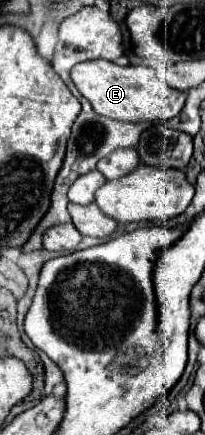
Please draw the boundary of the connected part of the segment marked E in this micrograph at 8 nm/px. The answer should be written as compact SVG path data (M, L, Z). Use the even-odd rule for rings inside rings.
M103 59L85 61L73 67L71 79L79 89L79 93L91 103L91 107L99 115L119 119L119 121L129 121L129 123L169 121L175 115L179 115L187 99L187 93L169 87L155 75L151 67L145 67L145 65L121 67L117 63L103 61Z

